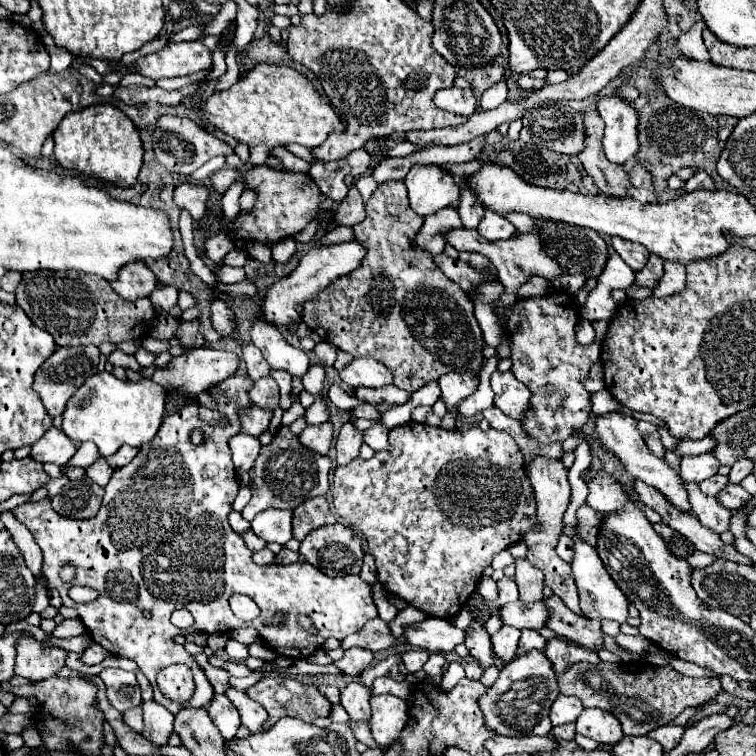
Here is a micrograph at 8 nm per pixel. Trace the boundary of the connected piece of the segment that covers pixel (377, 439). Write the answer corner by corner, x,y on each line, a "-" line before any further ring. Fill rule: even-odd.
379,424
379,426
373,426
373,428
365,430
365,432
363,432
363,438
365,438
365,442
367,442
373,450
383,450
383,448
389,448
387,434
389,434
389,430
387,430
383,424

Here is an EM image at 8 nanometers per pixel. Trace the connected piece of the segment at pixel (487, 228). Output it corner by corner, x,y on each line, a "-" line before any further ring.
487,210
485,218
483,218
483,220
479,222
479,226
477,226
477,232
479,232
483,238
487,238
487,240
505,240
505,238
511,238
517,230
515,230
515,226
513,226
509,220
505,220
501,214

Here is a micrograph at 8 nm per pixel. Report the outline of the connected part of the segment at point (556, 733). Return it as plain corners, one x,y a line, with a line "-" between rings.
561,724
551,728
551,736
557,740
575,740
575,724

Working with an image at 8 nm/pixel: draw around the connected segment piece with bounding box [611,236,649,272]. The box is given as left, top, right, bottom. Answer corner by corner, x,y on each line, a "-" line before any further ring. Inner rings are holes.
611,238
611,246
615,248
615,252
637,272
647,264
647,250
643,250
643,246
639,246
637,242
627,242
623,238

